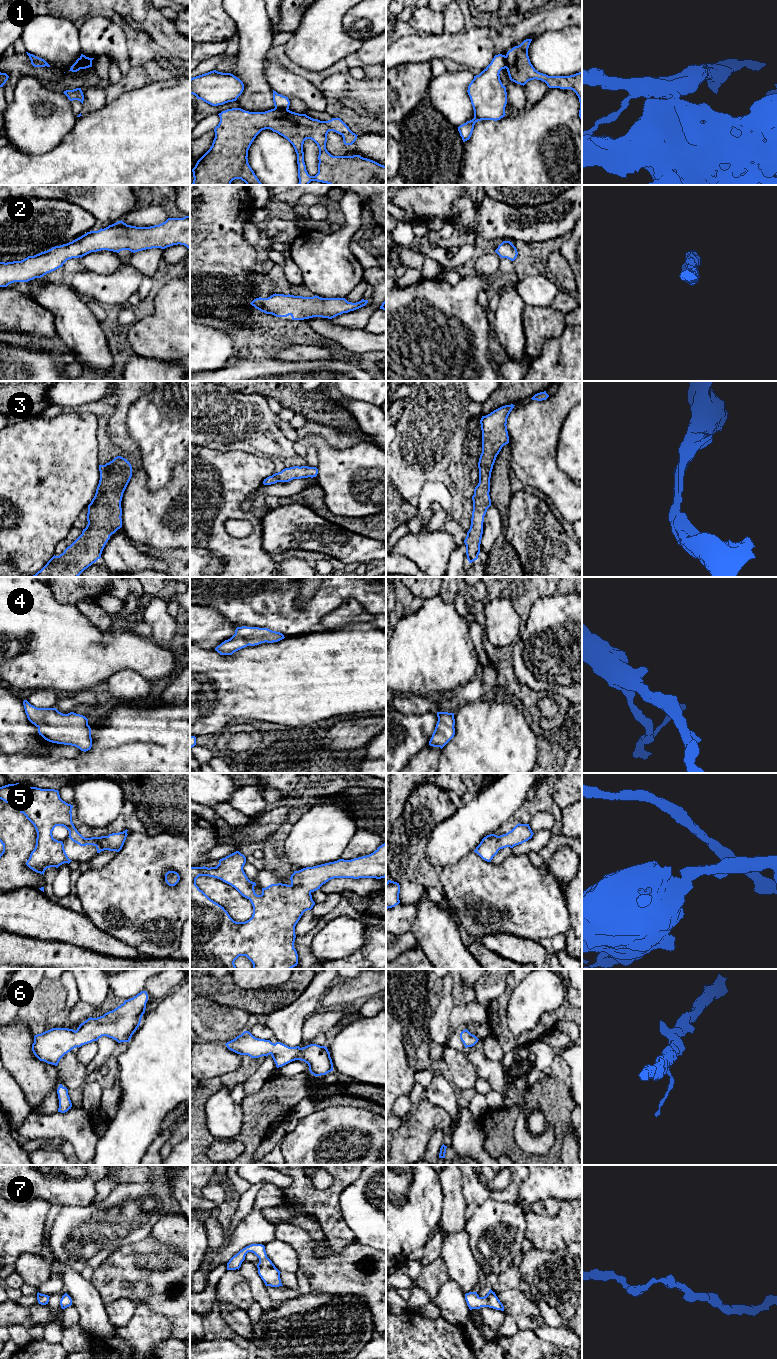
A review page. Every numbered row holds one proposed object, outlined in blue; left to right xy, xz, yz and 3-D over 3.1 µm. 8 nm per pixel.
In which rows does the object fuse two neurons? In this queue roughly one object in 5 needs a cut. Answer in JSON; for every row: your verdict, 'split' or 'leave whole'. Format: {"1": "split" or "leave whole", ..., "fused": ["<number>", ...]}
{"1": "split", "2": "leave whole", "3": "leave whole", "4": "leave whole", "5": "leave whole", "6": "leave whole", "7": "leave whole", "fused": ["1"]}

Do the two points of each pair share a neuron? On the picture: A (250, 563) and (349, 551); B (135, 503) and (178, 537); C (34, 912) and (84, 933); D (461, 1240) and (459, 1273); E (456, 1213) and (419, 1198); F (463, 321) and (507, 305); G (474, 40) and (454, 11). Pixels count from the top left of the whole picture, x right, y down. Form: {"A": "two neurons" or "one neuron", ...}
{"A": "two neurons", "B": "one neuron", "C": "one neuron", "D": "one neuron", "E": "two neurons", "F": "two neurons", "G": "two neurons"}

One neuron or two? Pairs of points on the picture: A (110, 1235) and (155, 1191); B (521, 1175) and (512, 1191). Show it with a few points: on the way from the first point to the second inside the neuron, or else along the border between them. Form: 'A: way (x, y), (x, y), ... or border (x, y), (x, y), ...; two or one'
A: way (123, 1226), (129, 1226), (150, 1204); one
B: way (517, 1179), (513, 1187); one

